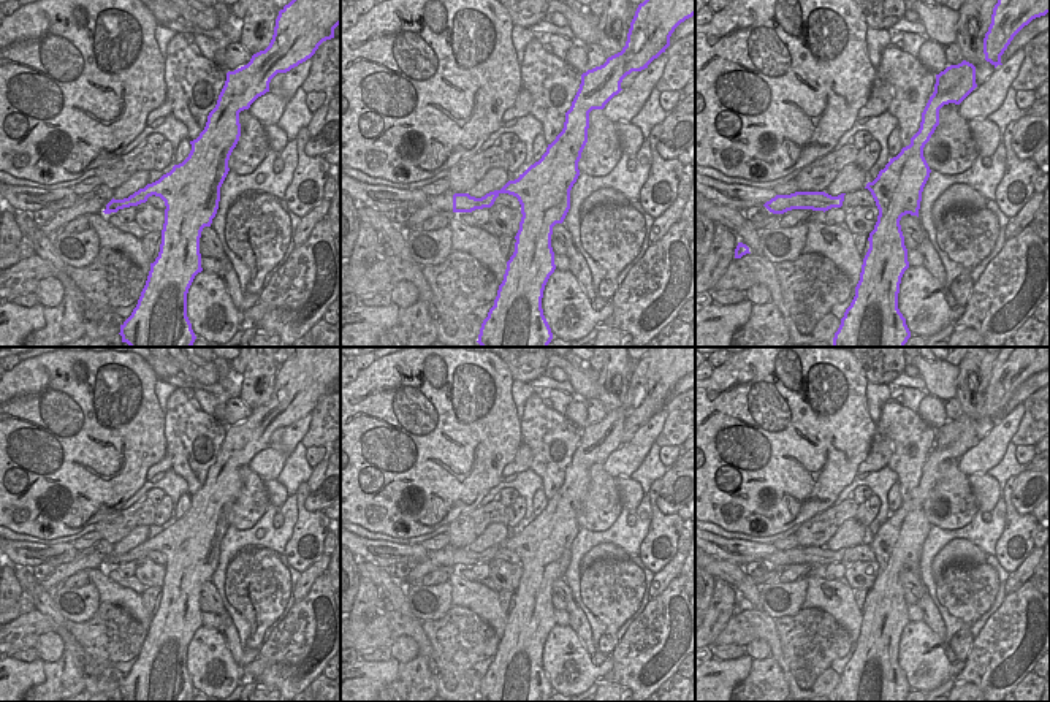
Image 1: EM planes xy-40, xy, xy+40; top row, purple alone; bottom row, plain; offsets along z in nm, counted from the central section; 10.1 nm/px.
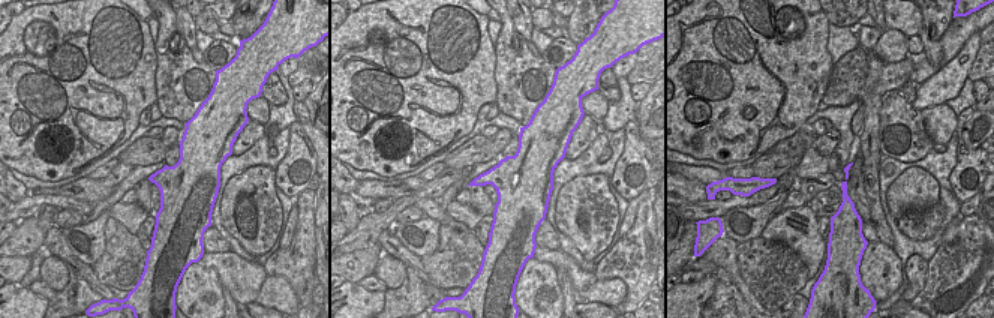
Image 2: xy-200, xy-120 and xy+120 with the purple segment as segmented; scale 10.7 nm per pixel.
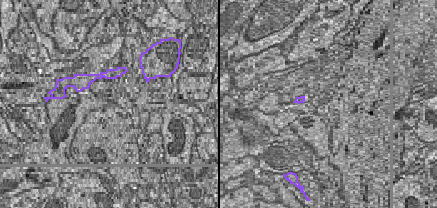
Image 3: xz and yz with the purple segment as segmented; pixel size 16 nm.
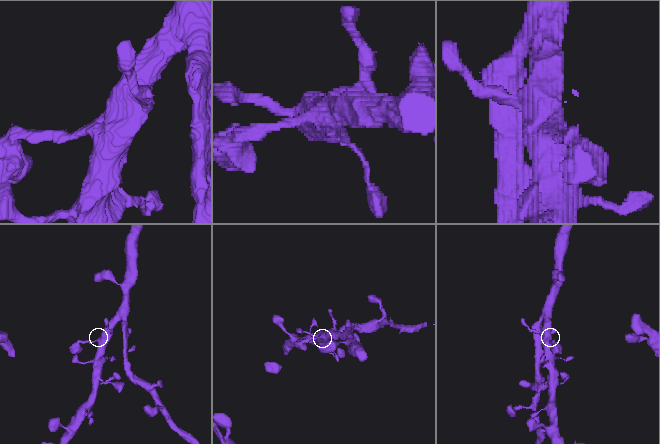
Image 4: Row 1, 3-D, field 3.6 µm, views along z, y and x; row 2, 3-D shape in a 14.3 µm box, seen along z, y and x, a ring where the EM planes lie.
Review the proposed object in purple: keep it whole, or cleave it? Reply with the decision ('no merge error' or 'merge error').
no merge error

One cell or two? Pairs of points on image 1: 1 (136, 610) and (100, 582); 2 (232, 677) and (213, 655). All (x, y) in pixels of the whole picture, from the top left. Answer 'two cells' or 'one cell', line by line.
1: one cell
2: one cell

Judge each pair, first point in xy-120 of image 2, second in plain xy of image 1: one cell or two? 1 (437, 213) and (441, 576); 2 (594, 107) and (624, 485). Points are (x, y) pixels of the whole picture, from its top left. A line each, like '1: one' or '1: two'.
1: two
2: two

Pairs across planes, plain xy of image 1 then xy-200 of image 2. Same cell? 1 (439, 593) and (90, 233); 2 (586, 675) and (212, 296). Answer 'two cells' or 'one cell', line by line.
1: one cell
2: one cell

